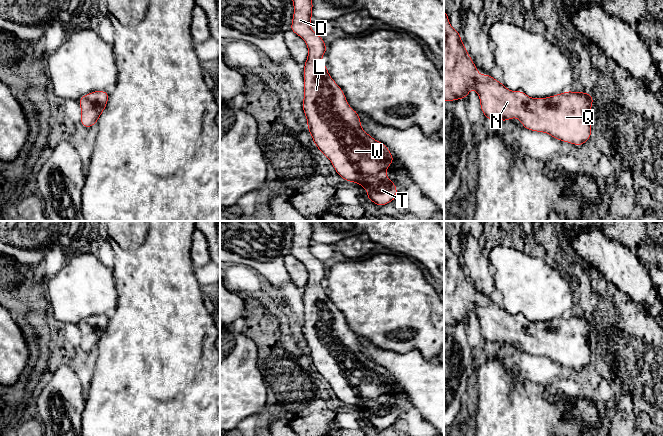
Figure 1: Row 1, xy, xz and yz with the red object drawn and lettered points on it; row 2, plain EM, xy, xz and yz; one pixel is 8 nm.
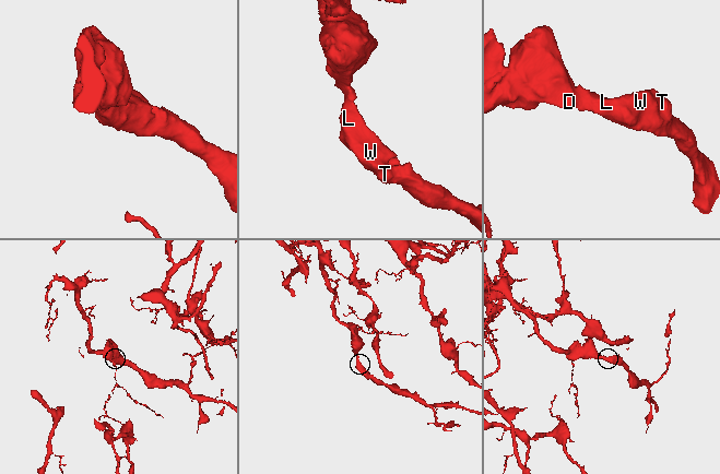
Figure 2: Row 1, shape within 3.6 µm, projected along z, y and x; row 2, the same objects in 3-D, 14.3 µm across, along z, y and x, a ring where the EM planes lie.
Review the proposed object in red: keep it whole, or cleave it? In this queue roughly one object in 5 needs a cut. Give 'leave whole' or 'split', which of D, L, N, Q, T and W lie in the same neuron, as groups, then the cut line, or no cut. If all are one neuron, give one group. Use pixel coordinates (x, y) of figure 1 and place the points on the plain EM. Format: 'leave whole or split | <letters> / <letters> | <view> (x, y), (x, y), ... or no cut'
leave whole | D L N Q T W | no cut

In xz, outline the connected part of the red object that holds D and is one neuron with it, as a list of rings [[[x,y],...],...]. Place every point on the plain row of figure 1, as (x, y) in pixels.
[[[312,221],[291,222],[294,237],[290,254],[301,261],[308,271],[308,281],[304,287],[302,331],[314,368],[331,385],[336,397],[344,405],[355,406],[368,416],[368,424],[378,431],[391,427],[397,422],[397,410],[385,397],[394,382],[386,369],[372,362],[361,352],[358,336],[349,330],[341,311],[329,299],[327,289],[321,285],[327,271],[323,262],[310,252]]]

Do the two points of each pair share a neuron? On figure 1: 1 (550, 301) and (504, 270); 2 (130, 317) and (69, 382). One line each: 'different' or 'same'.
1: same
2: different

